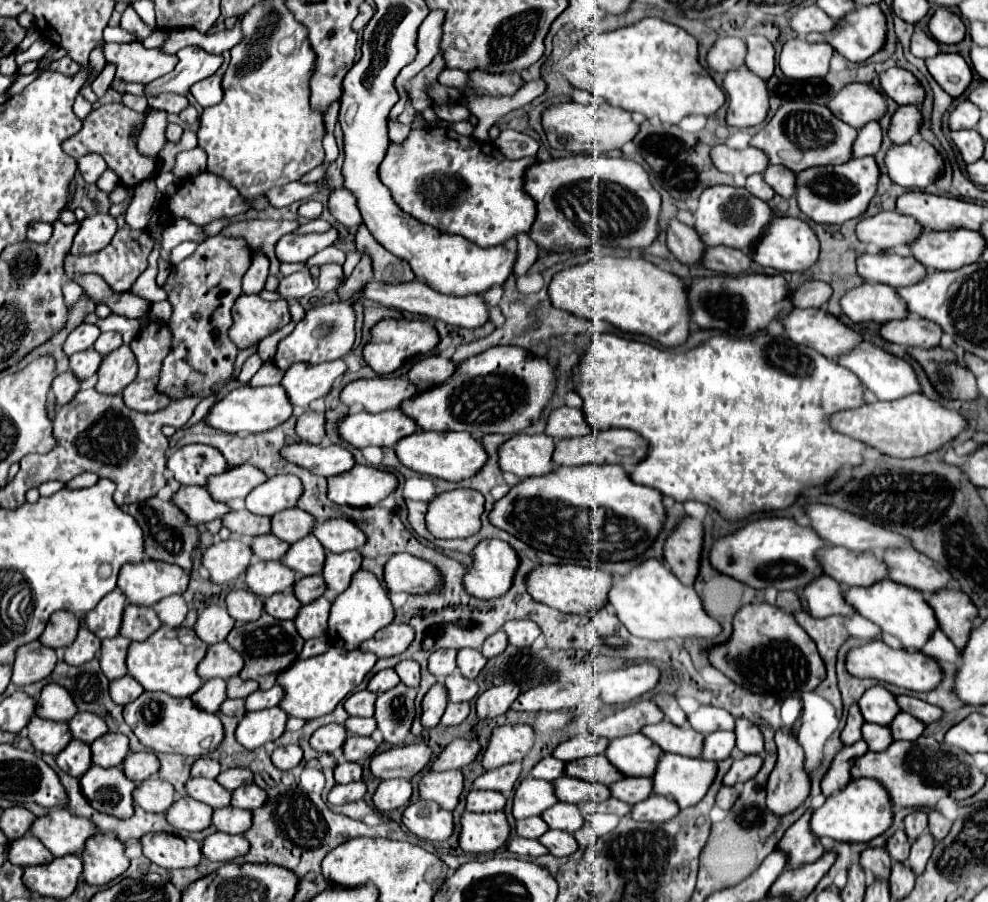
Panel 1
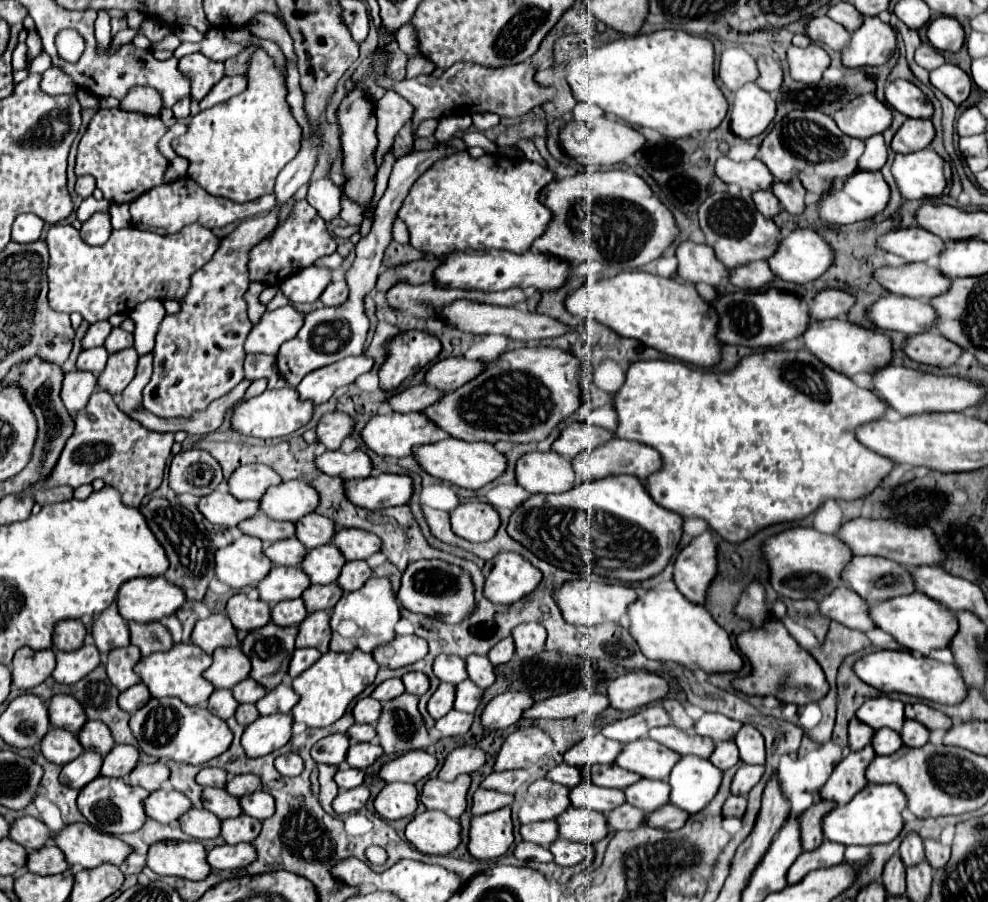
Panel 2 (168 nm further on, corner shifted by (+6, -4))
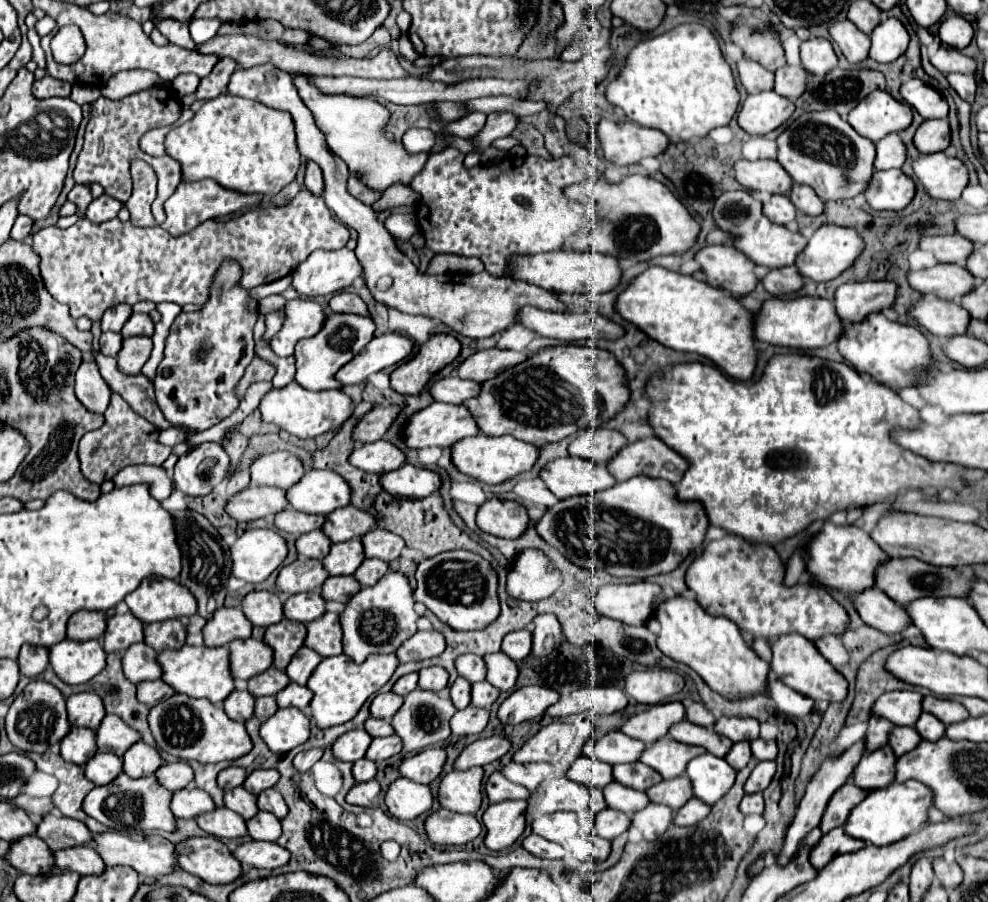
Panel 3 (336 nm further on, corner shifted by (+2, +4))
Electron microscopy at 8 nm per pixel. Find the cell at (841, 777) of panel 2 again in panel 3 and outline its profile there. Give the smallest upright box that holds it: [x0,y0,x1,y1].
[853,744,895,790]

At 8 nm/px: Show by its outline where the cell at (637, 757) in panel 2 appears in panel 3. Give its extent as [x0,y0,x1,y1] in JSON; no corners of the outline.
[639,736,705,778]

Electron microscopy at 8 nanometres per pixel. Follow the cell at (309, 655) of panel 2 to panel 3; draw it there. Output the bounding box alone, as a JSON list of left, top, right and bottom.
[285,646,321,686]

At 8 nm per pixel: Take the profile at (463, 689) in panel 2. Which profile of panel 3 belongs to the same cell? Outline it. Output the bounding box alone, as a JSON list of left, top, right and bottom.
[471,682,499,708]

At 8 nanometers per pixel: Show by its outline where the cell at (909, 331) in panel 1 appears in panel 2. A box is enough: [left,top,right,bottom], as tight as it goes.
[903,330,963,368]

